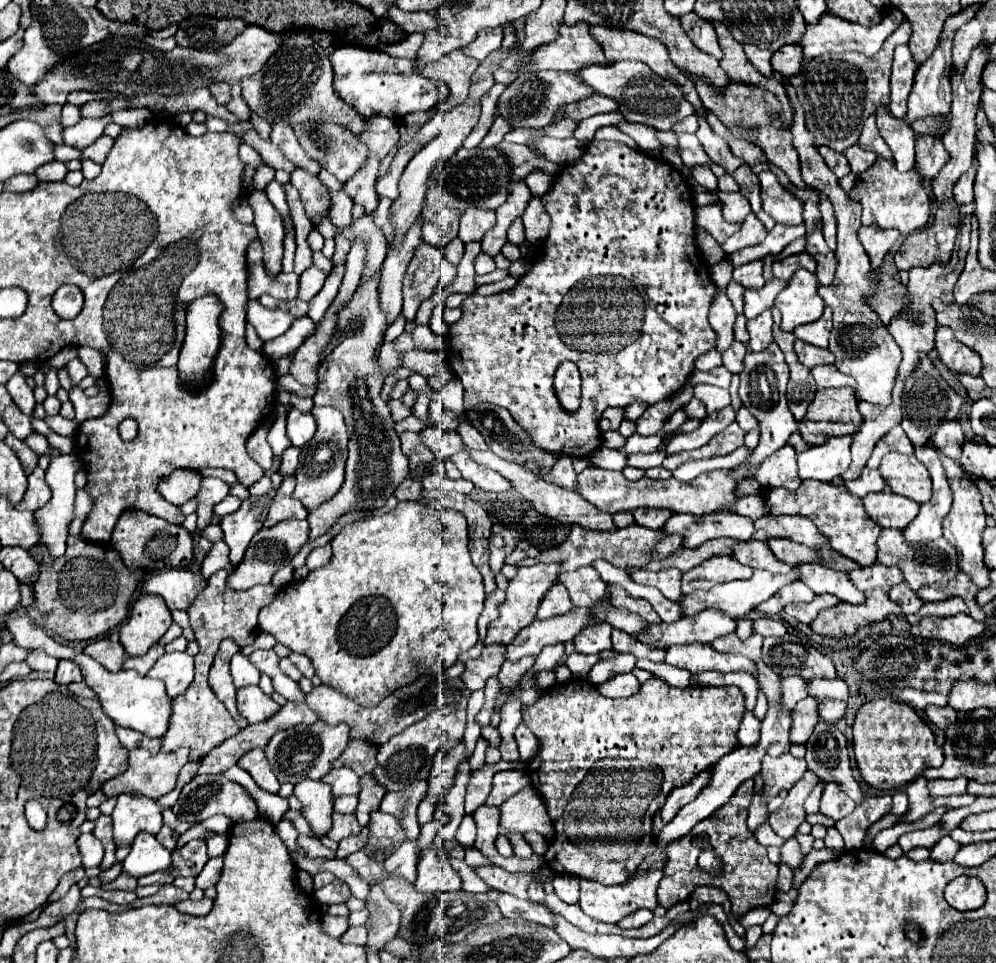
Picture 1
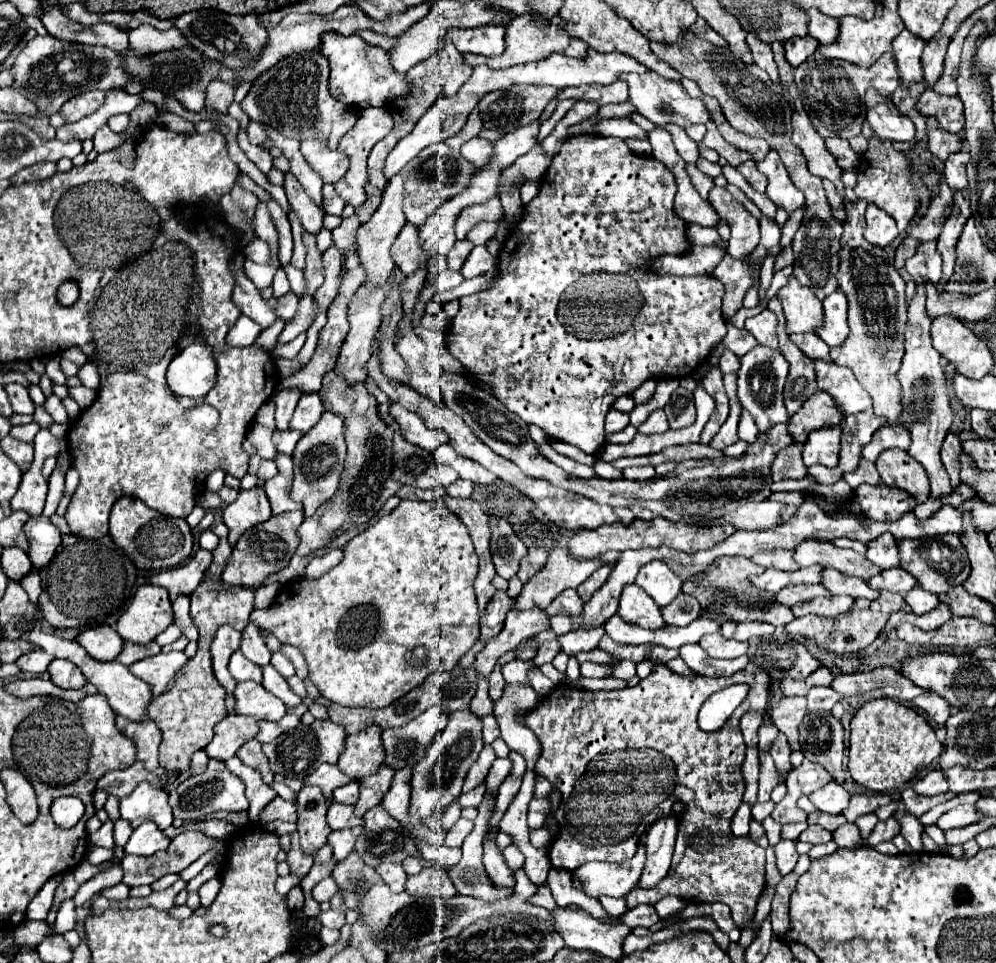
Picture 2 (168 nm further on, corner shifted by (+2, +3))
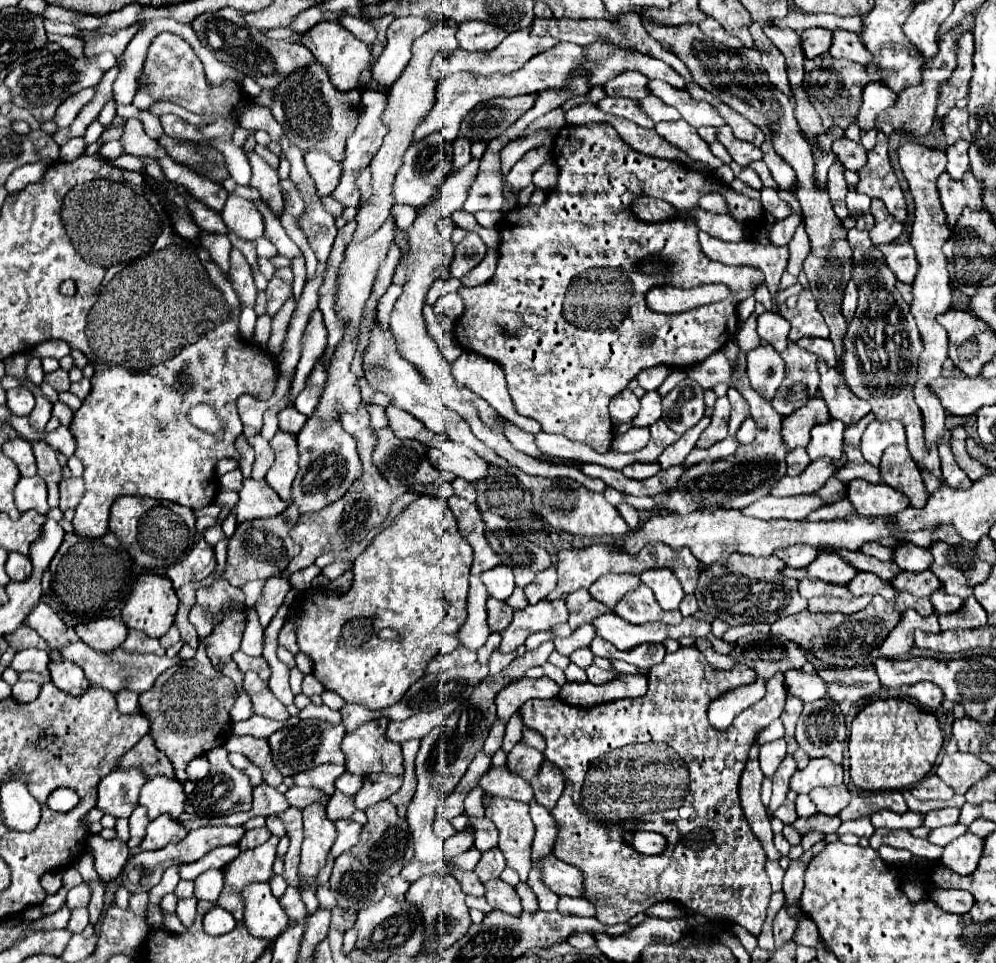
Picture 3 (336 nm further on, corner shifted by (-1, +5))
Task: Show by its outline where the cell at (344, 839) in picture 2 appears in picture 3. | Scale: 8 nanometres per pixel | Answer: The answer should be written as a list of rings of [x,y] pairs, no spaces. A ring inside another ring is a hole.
[[[337,820],[335,822],[337,828],[337,840],[331,848],[331,856],[337,858],[339,854],[347,852],[351,846],[355,846],[359,842],[359,834],[361,834],[361,824],[353,822],[353,820]]]

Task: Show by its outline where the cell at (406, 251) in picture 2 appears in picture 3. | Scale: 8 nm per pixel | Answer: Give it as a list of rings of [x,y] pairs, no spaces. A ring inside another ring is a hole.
[[[395,204],[395,206],[393,206],[393,216],[395,216],[397,228],[407,234],[407,230],[413,226],[413,222],[415,222],[415,218],[417,218],[417,210],[411,208],[411,206]]]

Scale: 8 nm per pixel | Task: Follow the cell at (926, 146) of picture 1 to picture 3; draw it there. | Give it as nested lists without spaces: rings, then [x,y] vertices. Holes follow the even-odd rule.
[[[953,108],[951,112],[947,112],[947,116],[941,120],[943,124],[943,132],[945,132],[945,140],[947,144],[955,144],[959,140],[971,140],[971,132],[967,128],[967,110],[965,108]]]

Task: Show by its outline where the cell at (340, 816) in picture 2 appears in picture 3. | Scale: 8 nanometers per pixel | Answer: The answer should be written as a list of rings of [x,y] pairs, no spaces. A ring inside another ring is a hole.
[[[339,790],[329,798],[327,802],[327,818],[329,820],[345,820],[345,818],[351,818],[351,814],[355,812],[355,804],[353,804],[353,798],[351,796],[345,796],[341,794]]]

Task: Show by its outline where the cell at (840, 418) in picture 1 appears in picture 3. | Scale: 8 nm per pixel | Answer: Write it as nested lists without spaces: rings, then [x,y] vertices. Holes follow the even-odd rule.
[[[813,398],[809,400],[803,408],[799,408],[797,412],[789,414],[783,420],[783,440],[789,448],[799,448],[799,446],[807,446],[809,438],[811,438],[811,428],[817,424],[825,424],[831,418],[831,414],[827,412],[827,404],[823,404],[821,398]]]

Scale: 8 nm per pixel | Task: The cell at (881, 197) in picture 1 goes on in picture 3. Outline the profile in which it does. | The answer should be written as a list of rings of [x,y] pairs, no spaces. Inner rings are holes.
[[[877,132],[877,146],[867,152],[867,158],[869,158],[867,164],[857,172],[859,184],[855,186],[855,192],[883,200],[887,210],[899,222],[905,222],[907,204],[905,204],[903,190],[899,186],[899,180],[889,164],[887,136],[883,132]]]

